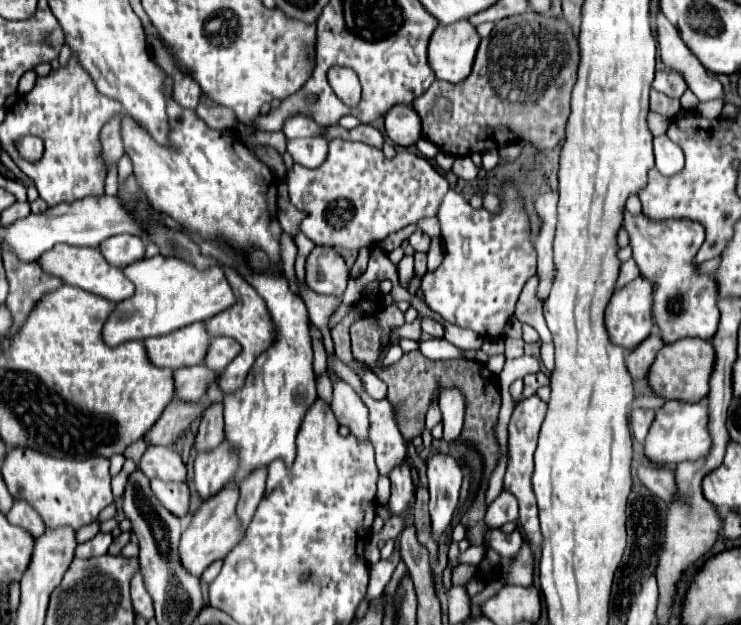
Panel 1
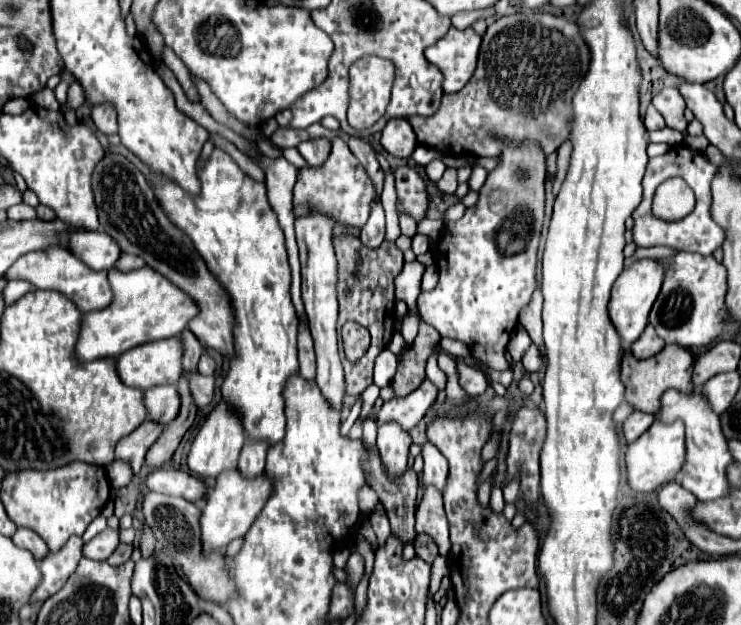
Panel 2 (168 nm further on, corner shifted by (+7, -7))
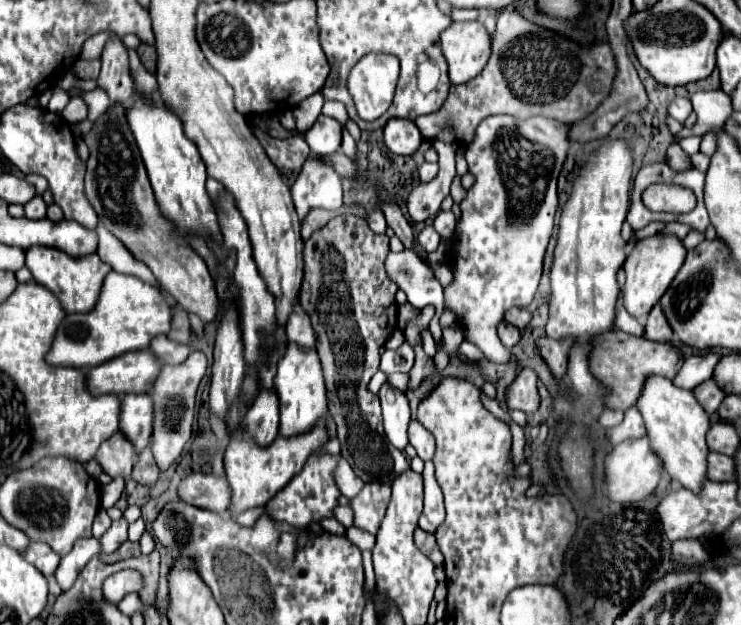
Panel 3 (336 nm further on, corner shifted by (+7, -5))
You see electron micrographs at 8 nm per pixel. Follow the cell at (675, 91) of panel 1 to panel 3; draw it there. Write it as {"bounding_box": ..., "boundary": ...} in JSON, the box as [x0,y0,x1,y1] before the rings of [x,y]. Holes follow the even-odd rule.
{"bounding_box":[669,98,693,122],"boundary":[[[675,98],[675,100],[669,104],[669,116],[673,116],[673,118],[679,120],[679,122],[685,122],[691,112],[693,112],[693,108],[691,108],[689,98]]]}

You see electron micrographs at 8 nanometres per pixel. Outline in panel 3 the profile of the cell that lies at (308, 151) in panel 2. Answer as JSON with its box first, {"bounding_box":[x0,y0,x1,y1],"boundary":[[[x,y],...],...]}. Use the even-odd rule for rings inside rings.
{"bounding_box":[305,114,341,156],"boundary":[[[321,114],[317,122],[305,132],[305,140],[311,152],[329,156],[341,146],[341,124],[337,124],[337,120],[333,120],[331,116]]]}

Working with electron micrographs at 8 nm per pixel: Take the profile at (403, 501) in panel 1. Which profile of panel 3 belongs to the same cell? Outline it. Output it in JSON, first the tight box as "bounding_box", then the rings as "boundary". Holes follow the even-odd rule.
{"bounding_box":[379,382,411,450],"boundary":[[[385,382],[379,390],[379,400],[381,400],[381,408],[383,408],[383,424],[385,424],[387,440],[395,448],[405,450],[405,446],[409,444],[407,424],[411,420],[409,400],[407,400],[405,392],[401,392],[401,390],[393,388],[389,382]]]}

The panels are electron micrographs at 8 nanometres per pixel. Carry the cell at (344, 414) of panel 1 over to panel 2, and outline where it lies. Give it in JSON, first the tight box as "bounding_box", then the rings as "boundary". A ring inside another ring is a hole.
{"bounding_box":[295,214,345,410],"boundary":[[[311,214],[309,218],[295,220],[295,234],[301,260],[301,294],[309,316],[309,330],[315,342],[317,356],[317,386],[327,398],[333,410],[343,410],[345,398],[345,374],[337,354],[337,258],[331,242],[333,222],[321,214]]]}

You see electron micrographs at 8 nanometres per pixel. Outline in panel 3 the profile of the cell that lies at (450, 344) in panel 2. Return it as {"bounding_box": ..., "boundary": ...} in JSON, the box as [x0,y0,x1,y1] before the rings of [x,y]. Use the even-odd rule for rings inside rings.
{"bounding_box":[461,340,485,362],"boundary":[[[463,340],[463,344],[461,344],[461,352],[469,358],[469,360],[473,360],[473,362],[481,362],[485,356],[481,356],[481,350],[475,346],[475,344],[469,344],[467,340]]]}

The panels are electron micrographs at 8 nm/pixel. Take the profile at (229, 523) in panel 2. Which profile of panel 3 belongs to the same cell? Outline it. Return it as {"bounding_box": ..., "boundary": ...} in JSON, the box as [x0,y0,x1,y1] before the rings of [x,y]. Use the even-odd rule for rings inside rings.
{"bounding_box":[225,420,327,516],"boundary":[[[327,420],[325,424],[317,424],[317,428],[313,428],[313,432],[307,432],[307,436],[289,436],[289,440],[285,440],[285,436],[277,436],[277,440],[269,444],[269,448],[257,448],[257,444],[253,444],[253,440],[249,438],[231,440],[225,450],[225,472],[233,492],[231,516],[239,516],[243,510],[267,504],[267,500],[275,492],[285,488],[285,484],[289,484],[297,470],[303,468],[309,452],[313,452],[313,448],[321,448],[321,444],[325,444],[327,440]]]}

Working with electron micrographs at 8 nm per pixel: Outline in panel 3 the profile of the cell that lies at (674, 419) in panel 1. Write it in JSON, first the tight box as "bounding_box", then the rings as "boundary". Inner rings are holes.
{"bounding_box":[605,438,661,502],"boundary":[[[647,438],[637,440],[625,440],[605,456],[605,486],[607,486],[607,498],[619,500],[619,502],[637,502],[647,498],[655,492],[661,478],[661,460],[651,452]]]}

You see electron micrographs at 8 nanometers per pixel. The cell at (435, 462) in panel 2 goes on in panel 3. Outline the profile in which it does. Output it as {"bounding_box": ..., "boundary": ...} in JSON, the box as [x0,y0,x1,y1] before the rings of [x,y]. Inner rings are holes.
{"bounding_box":[409,418,435,462],"boundary":[[[411,418],[411,422],[409,422],[409,444],[417,450],[417,456],[423,462],[431,460],[435,454],[433,434],[425,426],[421,426],[421,422],[417,418]]]}

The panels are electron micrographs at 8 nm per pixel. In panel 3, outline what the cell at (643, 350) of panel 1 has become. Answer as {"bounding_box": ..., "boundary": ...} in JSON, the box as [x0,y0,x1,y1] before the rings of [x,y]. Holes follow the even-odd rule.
{"bounding_box":[645,304,673,342],"boundary":[[[655,304],[645,324],[645,338],[655,342],[665,342],[665,340],[671,340],[671,336],[673,336],[673,330],[669,328],[665,314],[661,312],[661,304]]]}

